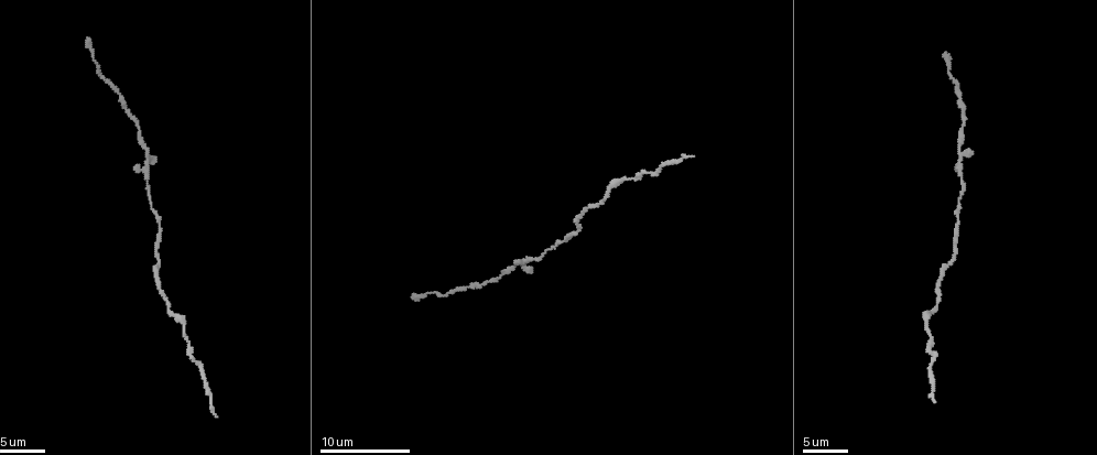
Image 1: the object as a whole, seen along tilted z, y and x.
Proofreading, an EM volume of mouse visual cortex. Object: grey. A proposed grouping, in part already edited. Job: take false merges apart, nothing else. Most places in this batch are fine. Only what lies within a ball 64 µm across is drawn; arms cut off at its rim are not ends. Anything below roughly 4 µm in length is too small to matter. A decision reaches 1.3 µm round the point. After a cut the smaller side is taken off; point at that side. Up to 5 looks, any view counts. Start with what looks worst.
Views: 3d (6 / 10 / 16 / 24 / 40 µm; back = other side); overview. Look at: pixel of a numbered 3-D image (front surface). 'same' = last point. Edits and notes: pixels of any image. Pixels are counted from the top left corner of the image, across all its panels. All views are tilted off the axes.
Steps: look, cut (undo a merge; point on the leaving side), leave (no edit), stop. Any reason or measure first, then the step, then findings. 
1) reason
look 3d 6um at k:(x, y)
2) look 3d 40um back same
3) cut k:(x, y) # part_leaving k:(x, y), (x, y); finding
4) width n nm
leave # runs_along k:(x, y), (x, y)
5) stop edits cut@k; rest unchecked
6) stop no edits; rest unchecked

two arms in line, one across
look 3d 10um at 1:(957, 149)

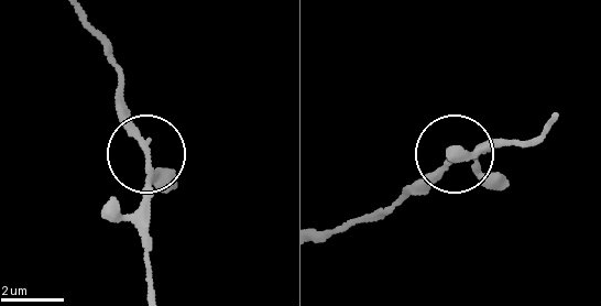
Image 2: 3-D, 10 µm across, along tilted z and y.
look 3d 6um at 2:(145, 150)

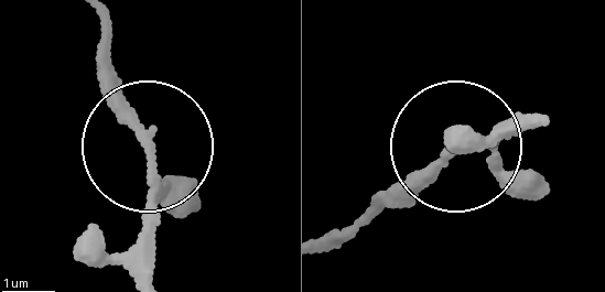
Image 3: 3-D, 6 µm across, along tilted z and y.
width 150 nm
leave # runs_along 3:(155, 271), (155, 169), (104, 35); one neuron here

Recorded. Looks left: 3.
sudden change in width
look 3d 6um at 1:(580, 229)

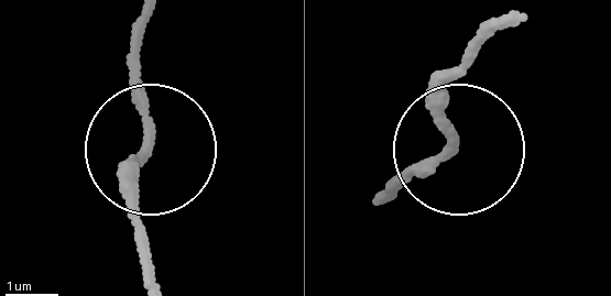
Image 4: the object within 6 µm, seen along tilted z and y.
other side
look 3d 6um back at 4:(146, 147)

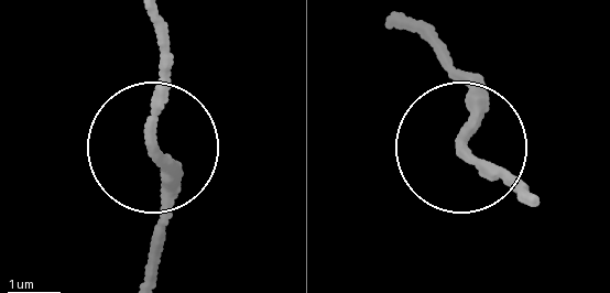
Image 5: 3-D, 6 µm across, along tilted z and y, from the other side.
leave # runs_along 5:(521, 205), (465, 155), (459, 73); all the same neuron

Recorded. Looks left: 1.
sudden change in width
look 3d 10um at 1:(549, 250)

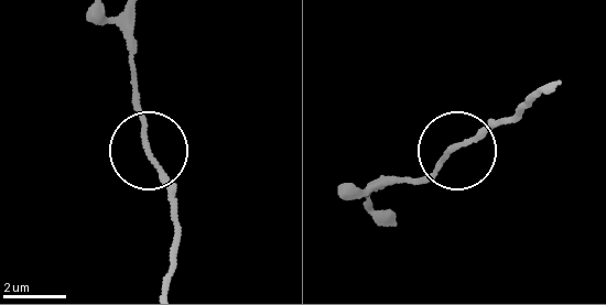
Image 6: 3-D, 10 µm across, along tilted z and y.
leave # runs_along 6:(174, 237), (174, 194), (148, 149), (138, 78); one neuron here

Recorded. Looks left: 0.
stop no edits; rest unchecked

